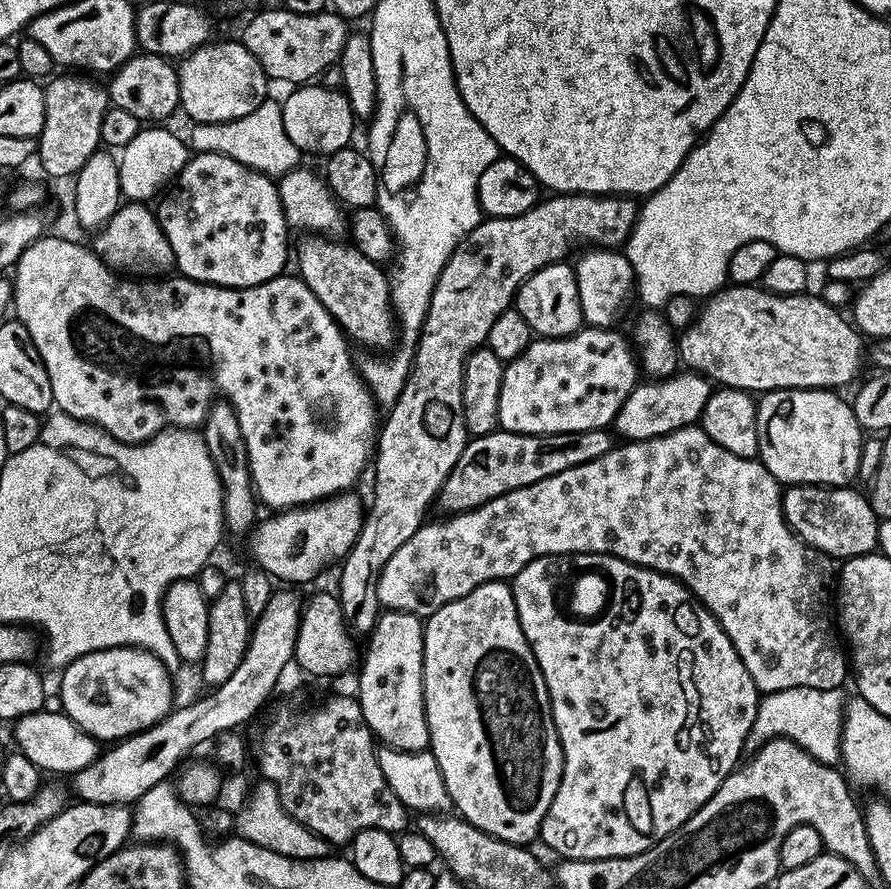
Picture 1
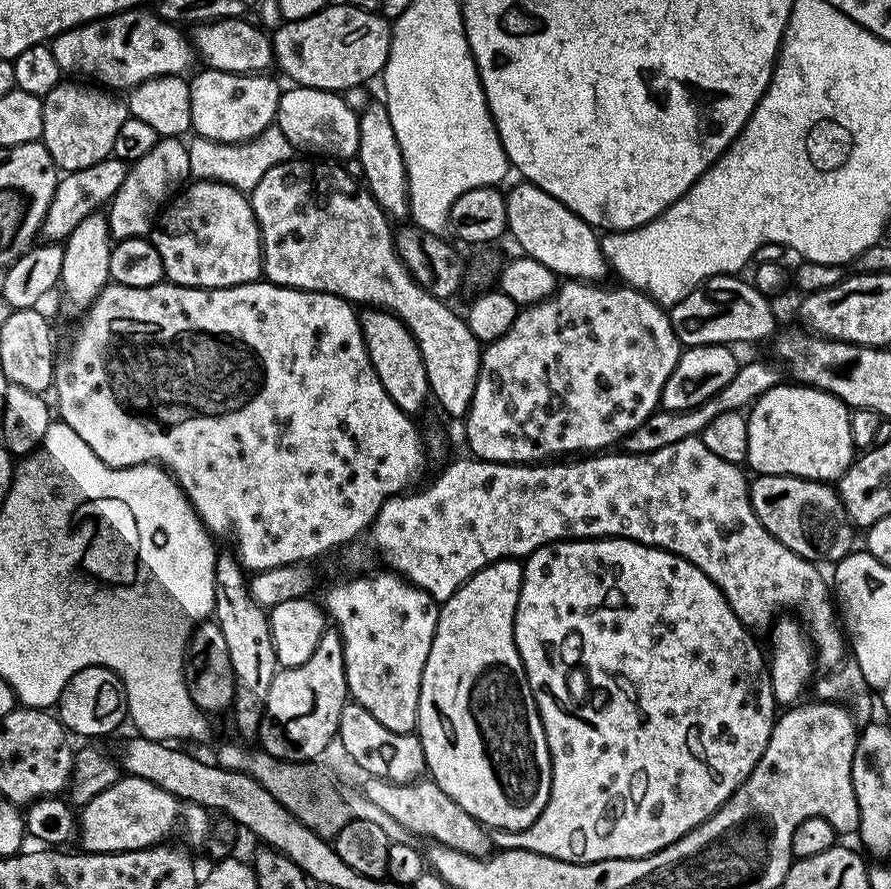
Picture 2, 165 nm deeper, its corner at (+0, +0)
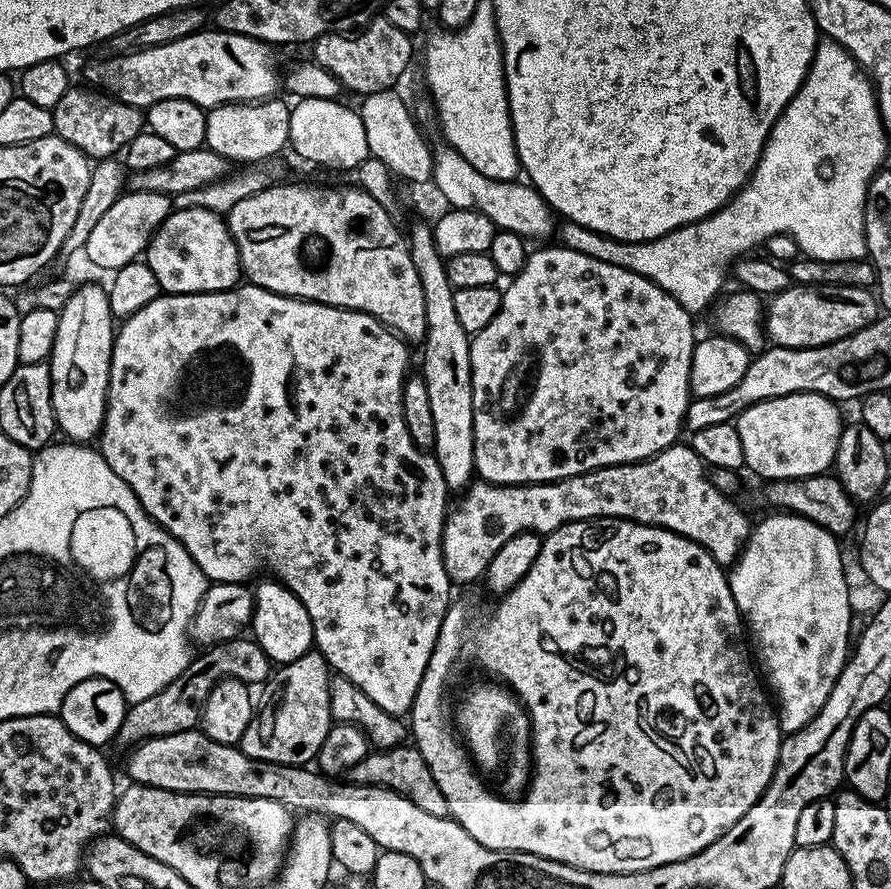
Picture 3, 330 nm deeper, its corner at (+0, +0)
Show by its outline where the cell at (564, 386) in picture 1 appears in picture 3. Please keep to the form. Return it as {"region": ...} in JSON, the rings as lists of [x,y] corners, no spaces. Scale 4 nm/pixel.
{"region":[[[563,246],[556,248],[540,248],[527,253],[527,260],[519,273],[511,277],[512,285],[503,289],[500,298],[500,309],[494,318],[490,318],[490,323],[478,333],[471,337],[470,346],[470,370],[472,371],[472,401],[474,402],[474,462],[476,463],[475,475],[485,484],[545,484],[554,482],[562,478],[577,476],[583,472],[593,472],[596,468],[606,466],[618,466],[619,464],[633,464],[639,460],[650,460],[662,450],[666,450],[670,445],[677,443],[681,439],[680,432],[685,431],[684,415],[692,396],[690,386],[690,366],[692,365],[692,351],[696,349],[698,335],[692,329],[693,313],[686,311],[666,290],[662,290],[654,282],[642,278],[642,274],[634,274],[622,266],[614,266],[610,262],[598,262],[598,258],[590,258],[586,254],[578,254],[578,250],[570,250]]]}

